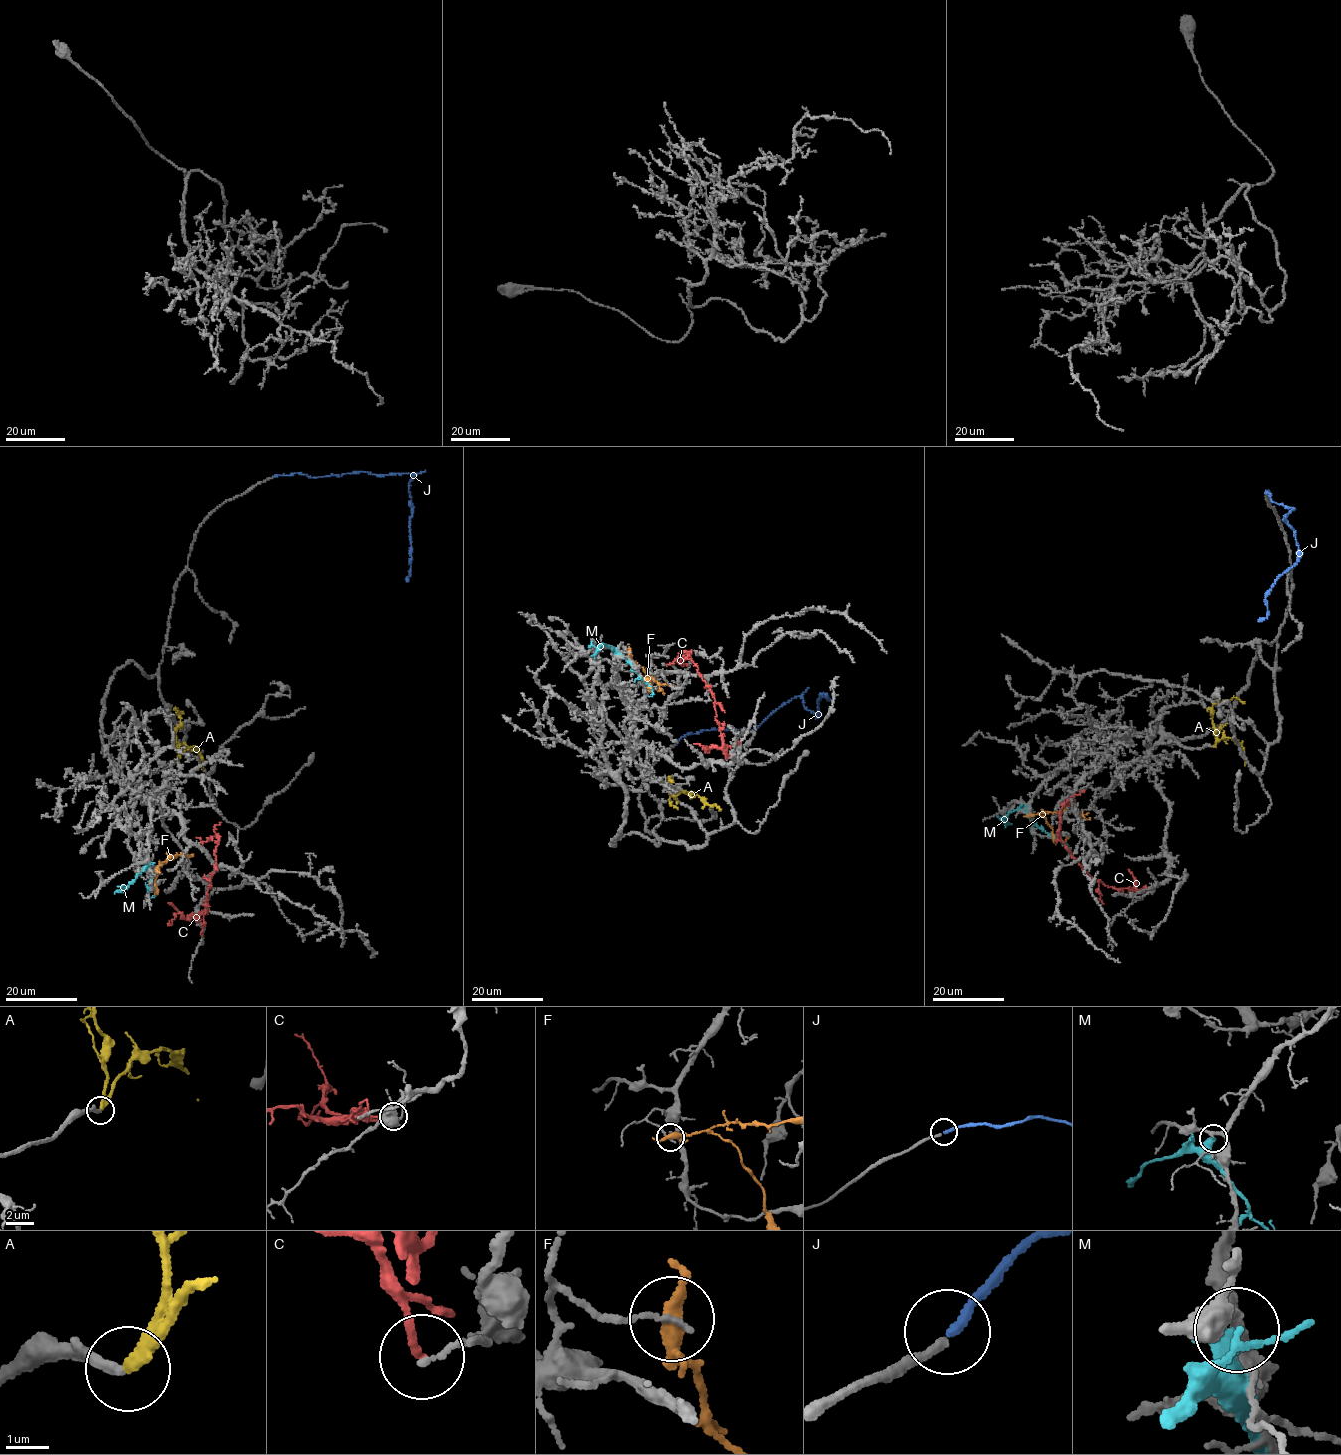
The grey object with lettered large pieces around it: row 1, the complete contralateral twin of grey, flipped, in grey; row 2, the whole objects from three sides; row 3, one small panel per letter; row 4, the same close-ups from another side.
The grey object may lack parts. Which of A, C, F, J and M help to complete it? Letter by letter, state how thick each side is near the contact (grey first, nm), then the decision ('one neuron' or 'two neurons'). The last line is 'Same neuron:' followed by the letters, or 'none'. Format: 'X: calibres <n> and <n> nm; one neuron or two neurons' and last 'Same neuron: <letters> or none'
A: calibres 240 and 300 nm; one neuron
C: calibres 140 and 170 nm; two neurons
F: calibres 130 and 280 nm; two neurons
J: calibres 190 and 240 nm; one neuron
M: calibres 190 and 480 nm; two neurons
Same neuron: A, J

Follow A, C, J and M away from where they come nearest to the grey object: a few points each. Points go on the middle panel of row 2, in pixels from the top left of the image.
A: (682, 791), (667, 784), (669, 780), (669, 802), (677, 809)
C: (726, 759), (713, 694), (697, 672), (690, 654), (683, 649), (683, 655), (665, 665)
J: (675, 744), (702, 730), (754, 730), (797, 696), (820, 715), (818, 701), (822, 693), (829, 699), (825, 693)
M: (617, 652), (651, 687), (652, 692), (648, 695)

